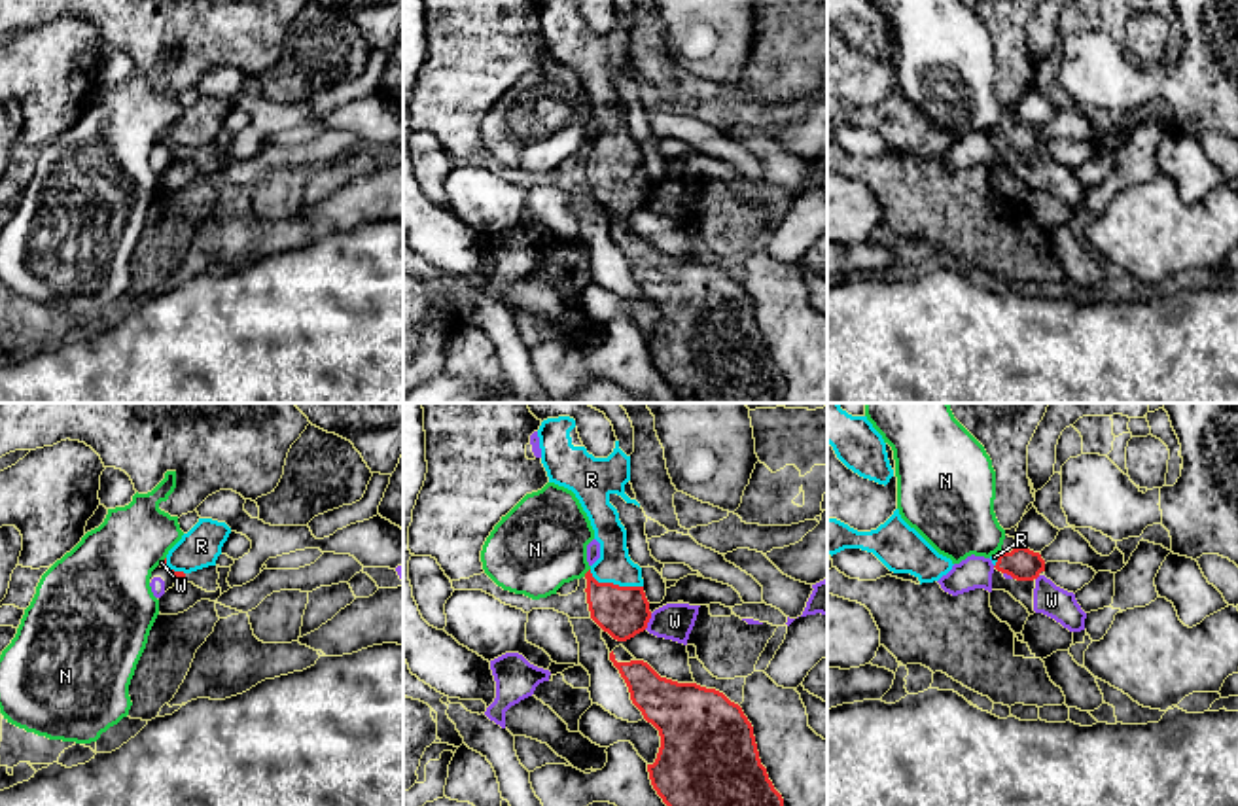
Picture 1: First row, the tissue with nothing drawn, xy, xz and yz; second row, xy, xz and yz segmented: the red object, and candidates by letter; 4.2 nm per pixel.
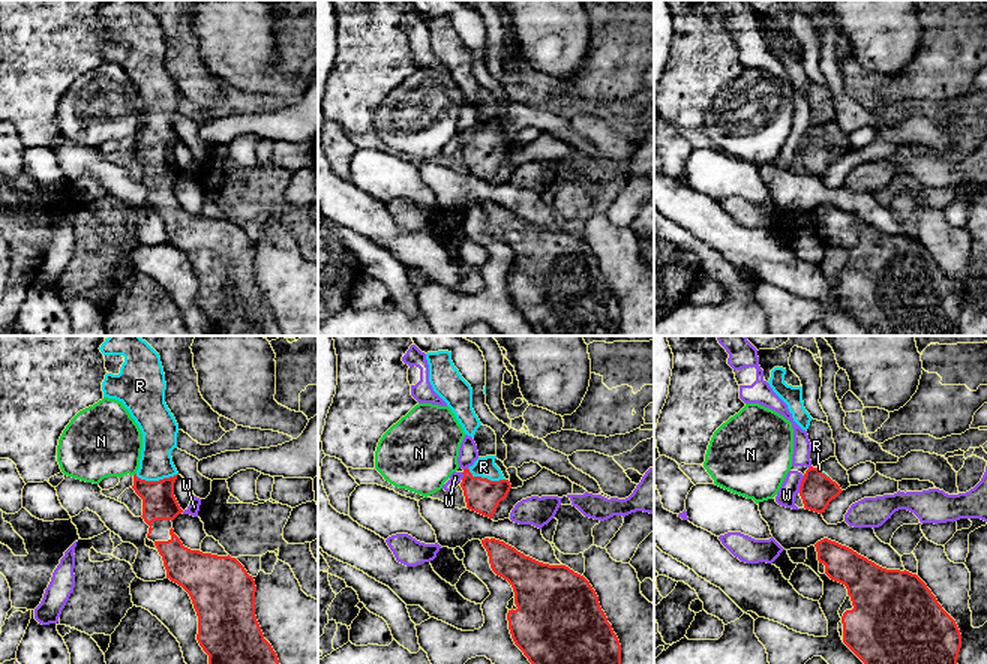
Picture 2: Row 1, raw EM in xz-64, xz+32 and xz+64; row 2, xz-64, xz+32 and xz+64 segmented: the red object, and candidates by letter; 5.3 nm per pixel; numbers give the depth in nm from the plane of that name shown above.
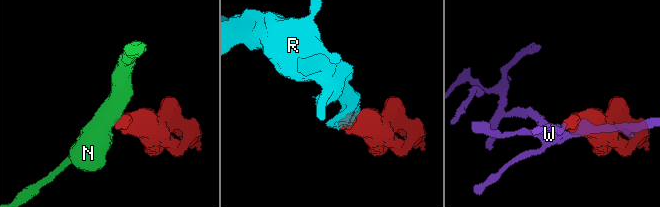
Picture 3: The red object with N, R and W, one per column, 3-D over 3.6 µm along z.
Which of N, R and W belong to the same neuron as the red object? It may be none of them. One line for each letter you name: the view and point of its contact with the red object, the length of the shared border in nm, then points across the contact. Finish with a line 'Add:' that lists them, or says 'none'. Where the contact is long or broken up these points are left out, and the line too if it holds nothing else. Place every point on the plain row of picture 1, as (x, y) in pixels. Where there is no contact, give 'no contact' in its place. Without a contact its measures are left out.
R: contact xz (616, 161); length 240 nm; way xz (623, 188), (616, 176), (616, 161), (614, 142)
Add: R

